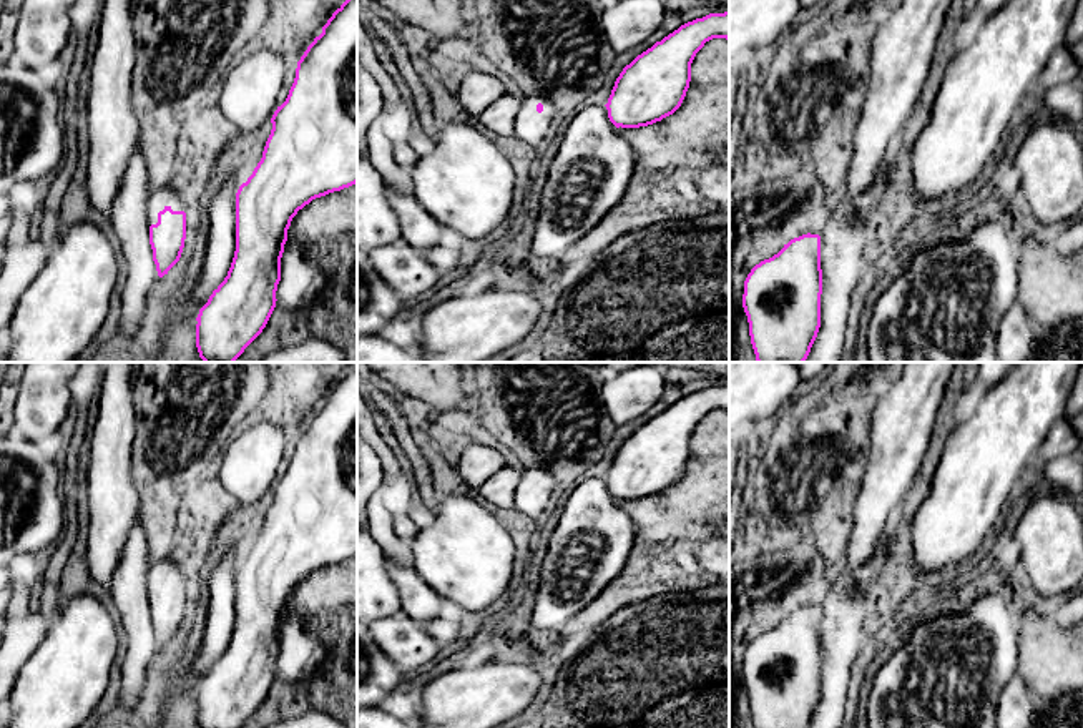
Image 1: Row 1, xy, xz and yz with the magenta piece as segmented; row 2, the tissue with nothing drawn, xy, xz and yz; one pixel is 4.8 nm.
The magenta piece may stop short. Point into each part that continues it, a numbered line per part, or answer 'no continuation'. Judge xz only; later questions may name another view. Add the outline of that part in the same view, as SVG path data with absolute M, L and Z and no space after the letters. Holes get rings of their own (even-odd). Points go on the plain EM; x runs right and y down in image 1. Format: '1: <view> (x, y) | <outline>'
1: xz (532, 499) | M523 469L515 489L515 509L532 517L537 524L546 510L556 480L543 469Z

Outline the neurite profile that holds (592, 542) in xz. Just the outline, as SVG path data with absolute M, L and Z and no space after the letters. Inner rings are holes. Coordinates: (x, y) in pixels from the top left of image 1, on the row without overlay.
M606 479L581 480L565 504L537 575L532 627L537 632L561 630L621 573L633 548L633 539L633 522L610 494Z

